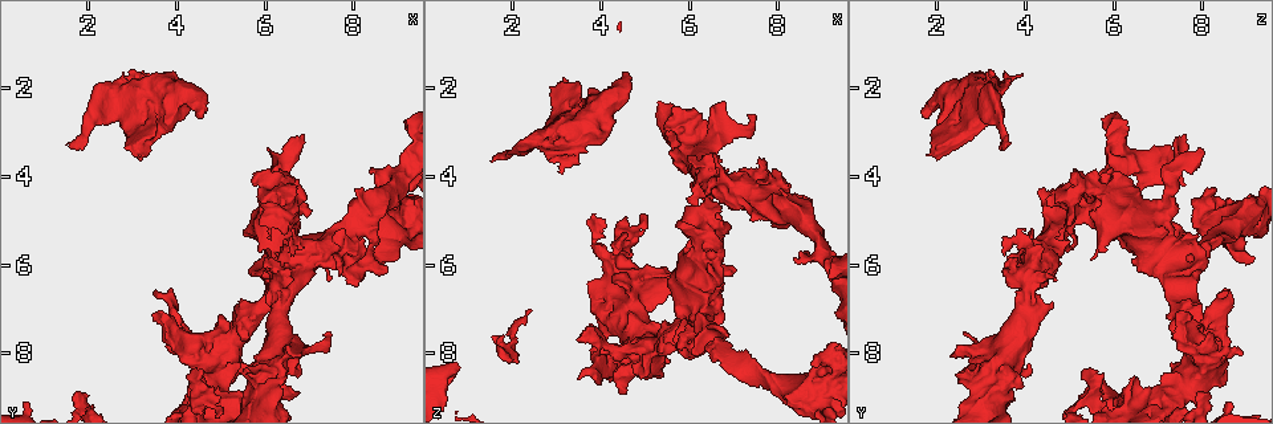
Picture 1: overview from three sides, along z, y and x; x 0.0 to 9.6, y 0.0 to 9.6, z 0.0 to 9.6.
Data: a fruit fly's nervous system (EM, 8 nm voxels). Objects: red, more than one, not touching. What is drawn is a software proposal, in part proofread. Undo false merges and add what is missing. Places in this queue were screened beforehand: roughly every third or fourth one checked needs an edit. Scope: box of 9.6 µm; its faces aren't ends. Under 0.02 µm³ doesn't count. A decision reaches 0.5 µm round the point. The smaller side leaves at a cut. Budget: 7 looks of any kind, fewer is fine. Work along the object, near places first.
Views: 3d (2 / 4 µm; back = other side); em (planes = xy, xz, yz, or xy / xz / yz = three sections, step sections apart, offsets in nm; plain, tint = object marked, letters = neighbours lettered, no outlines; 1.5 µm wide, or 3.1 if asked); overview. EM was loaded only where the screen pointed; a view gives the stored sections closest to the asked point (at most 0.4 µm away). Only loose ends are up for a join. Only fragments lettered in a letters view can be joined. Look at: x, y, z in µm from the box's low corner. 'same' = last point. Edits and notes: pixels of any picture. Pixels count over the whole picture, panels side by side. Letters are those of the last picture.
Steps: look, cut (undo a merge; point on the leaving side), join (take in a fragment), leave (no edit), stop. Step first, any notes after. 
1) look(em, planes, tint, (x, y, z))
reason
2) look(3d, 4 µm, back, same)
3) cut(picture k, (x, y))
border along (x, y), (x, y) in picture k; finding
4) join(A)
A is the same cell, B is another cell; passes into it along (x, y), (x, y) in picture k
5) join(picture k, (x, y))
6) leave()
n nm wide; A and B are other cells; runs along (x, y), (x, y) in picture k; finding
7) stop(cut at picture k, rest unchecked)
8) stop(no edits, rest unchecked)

look(3d, 4 µm, back, (3.10, 3.45, 1.70))
an open end

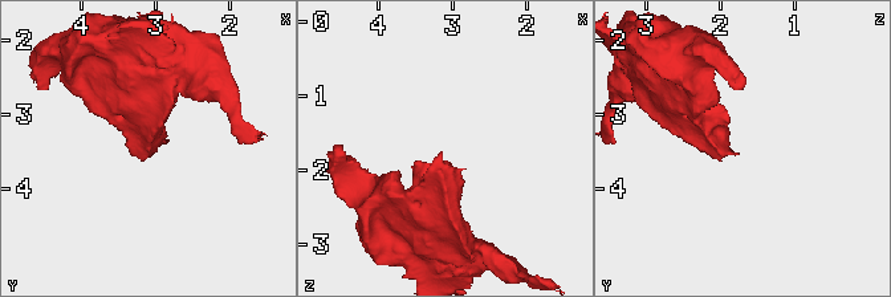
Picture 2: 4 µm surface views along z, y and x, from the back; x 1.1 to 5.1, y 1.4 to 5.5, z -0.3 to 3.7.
look(em, planes, letters, (3.10, 3.55, 1.75))
need the tissue

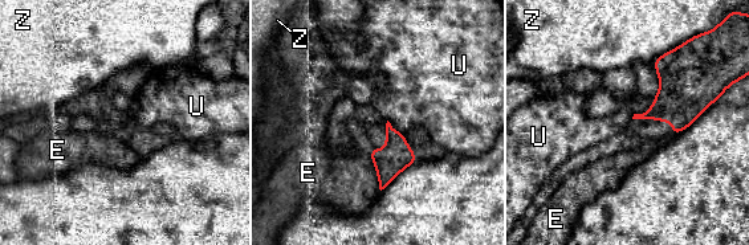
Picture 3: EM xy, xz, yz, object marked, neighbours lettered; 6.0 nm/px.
leave()
E, U and Z are other cells; no lettered fragment goes on from it

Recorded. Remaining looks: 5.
look(em, planes, letters, (6.55, 6.95, 4.55))
thick end

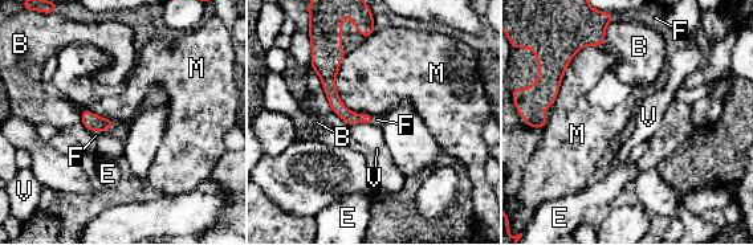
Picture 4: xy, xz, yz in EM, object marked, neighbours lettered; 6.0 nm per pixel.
join(F)
F is the same cell, B, E, M and V are other cells; the neuron continues

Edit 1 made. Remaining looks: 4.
look(3d, 4 µm, (6.45, 3.80, 7.35))
narrows sharply

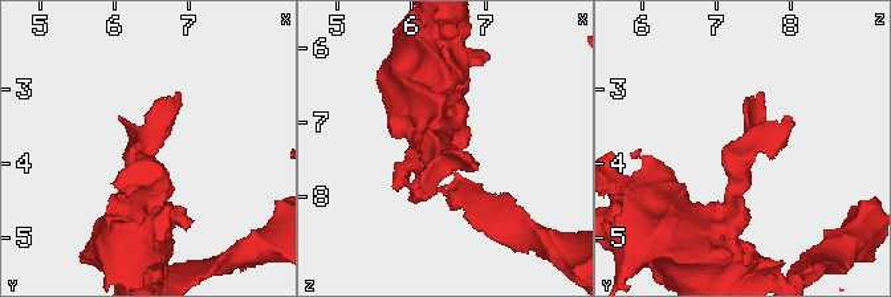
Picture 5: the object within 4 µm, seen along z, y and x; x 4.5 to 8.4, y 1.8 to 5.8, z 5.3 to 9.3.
look(em, yz, step 8, tint, (6.40, 3.80, 7.35))
now the EM

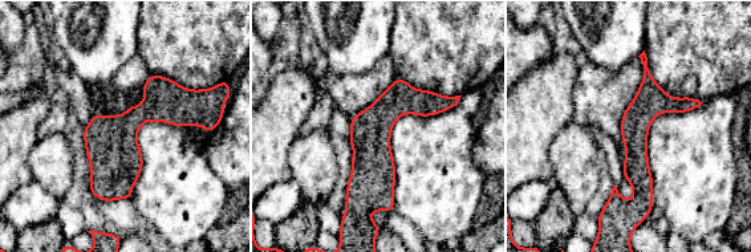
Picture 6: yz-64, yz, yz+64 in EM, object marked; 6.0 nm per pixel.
look(em, planes, letters, same)

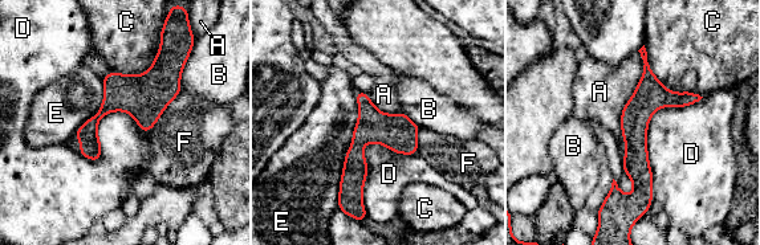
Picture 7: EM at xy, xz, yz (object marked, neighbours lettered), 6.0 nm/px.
leave()
80 nm wide; E touches over 700 nm; A, B, C, D, E and F are other cells; one neuron here

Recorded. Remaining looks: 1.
stop(join at picture 4, rest unchecked)

